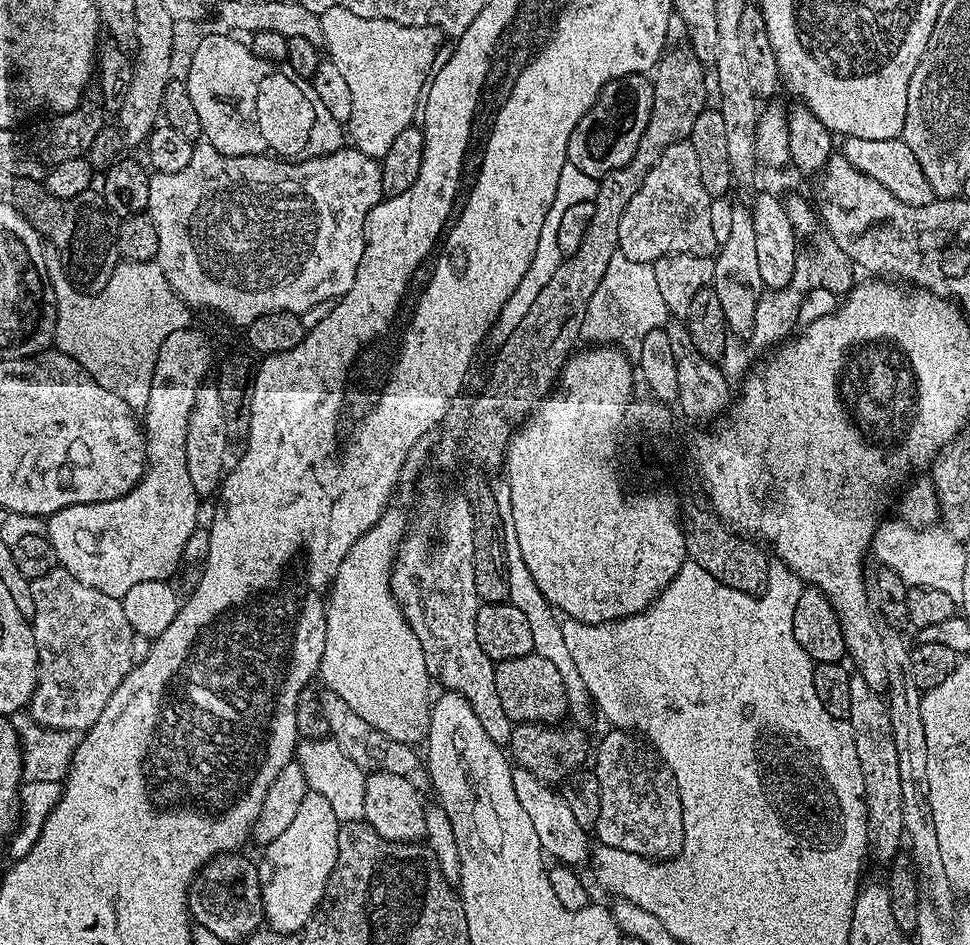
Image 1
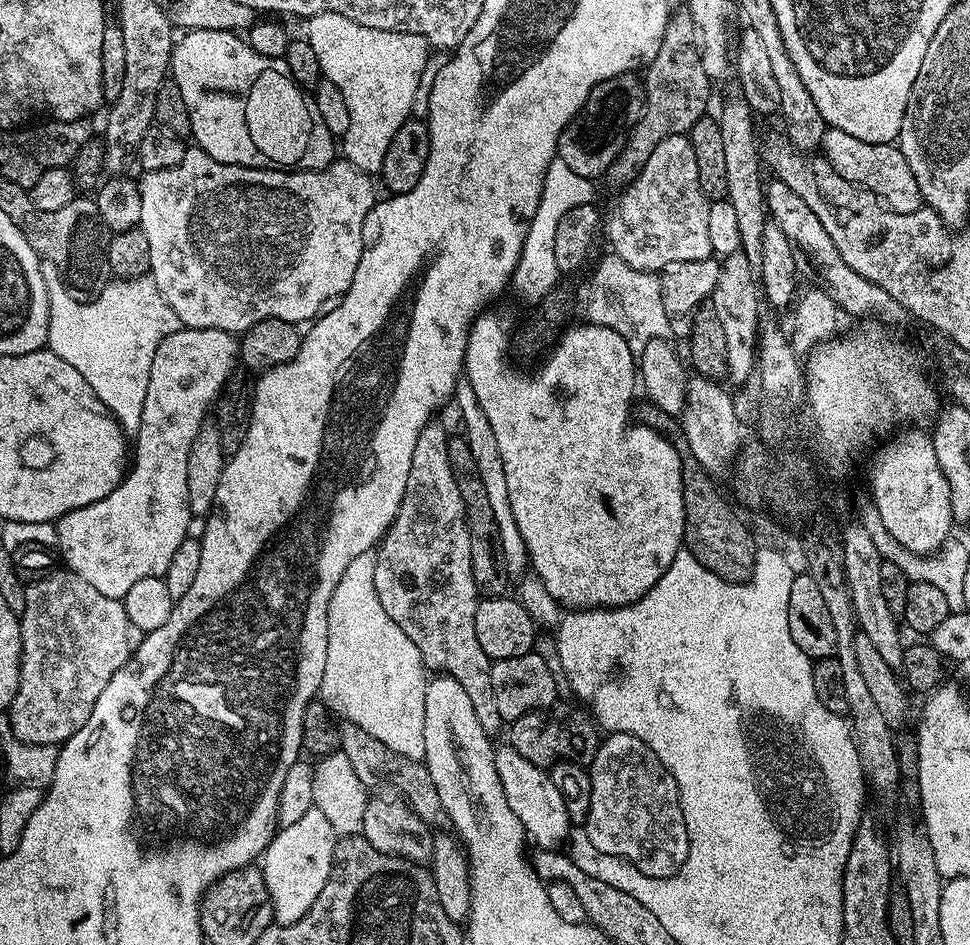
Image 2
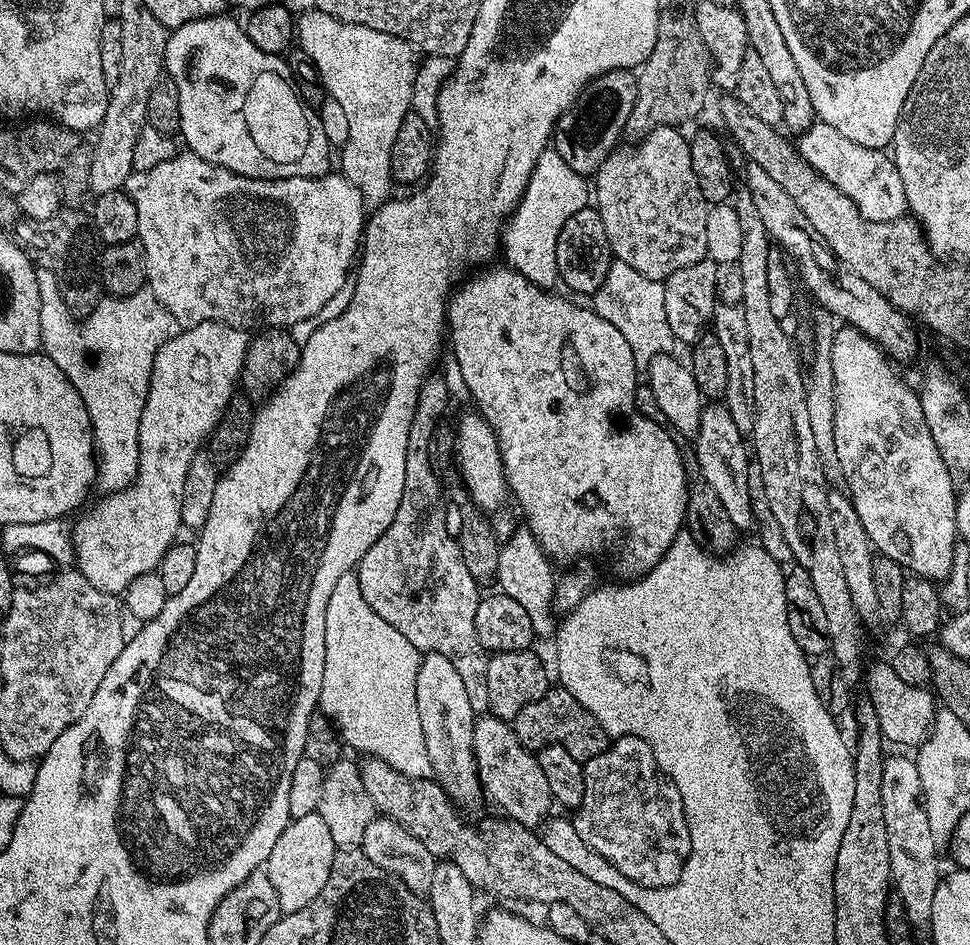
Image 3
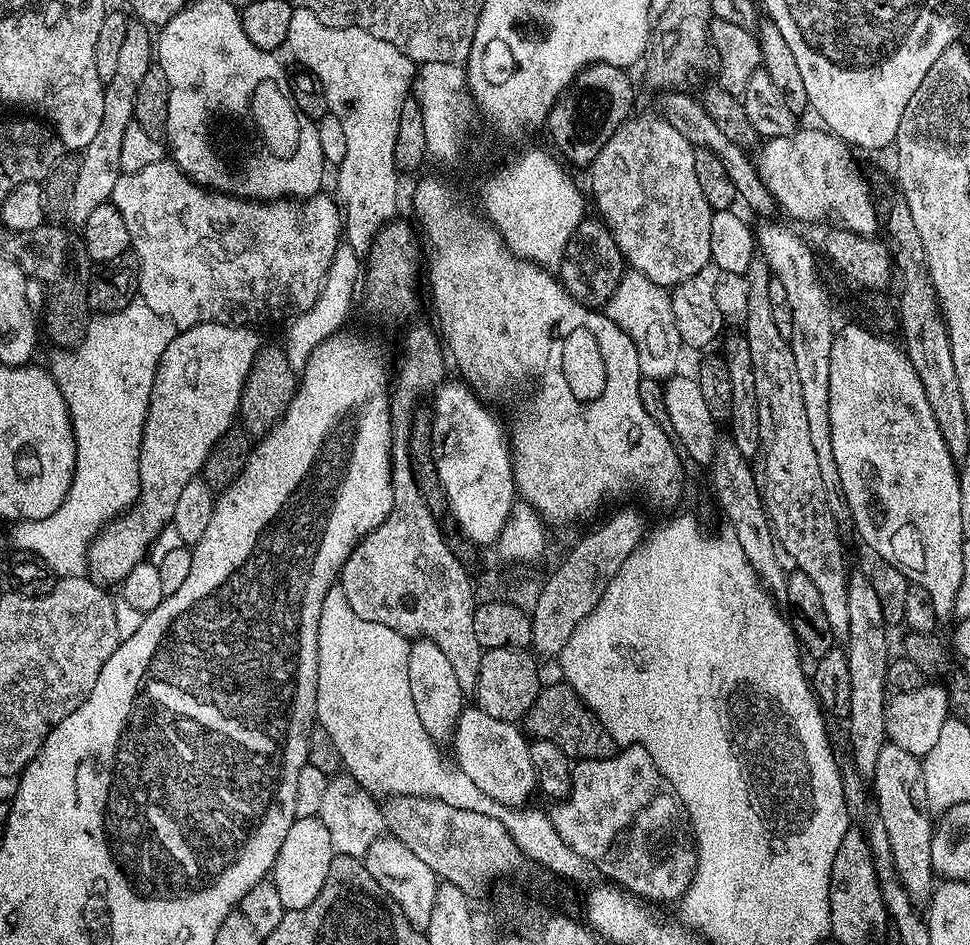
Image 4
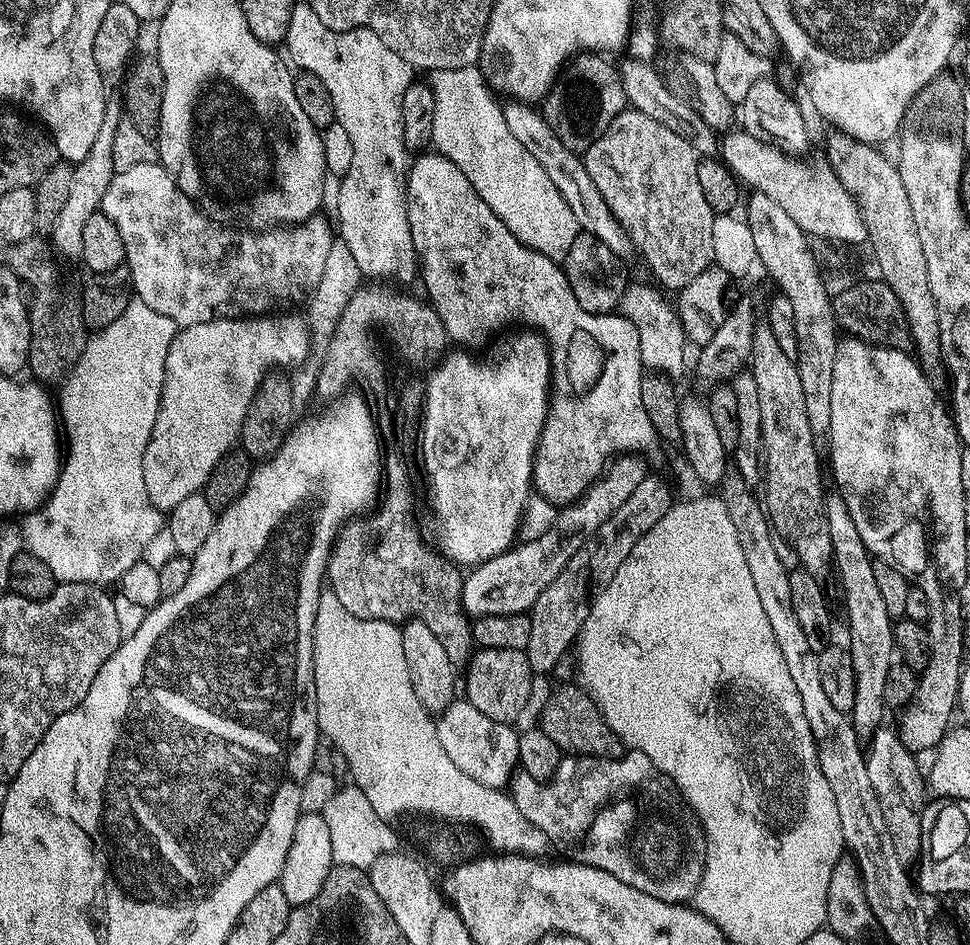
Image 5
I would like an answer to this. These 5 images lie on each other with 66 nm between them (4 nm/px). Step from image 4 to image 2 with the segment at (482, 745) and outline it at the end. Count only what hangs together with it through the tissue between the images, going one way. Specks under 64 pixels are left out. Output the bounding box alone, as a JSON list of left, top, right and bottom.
[495,746,570,849]

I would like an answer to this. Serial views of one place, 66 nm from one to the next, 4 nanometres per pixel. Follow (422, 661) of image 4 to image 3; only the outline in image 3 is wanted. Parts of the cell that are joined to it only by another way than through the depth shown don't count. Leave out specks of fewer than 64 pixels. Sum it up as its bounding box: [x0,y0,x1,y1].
[416,652,482,809]

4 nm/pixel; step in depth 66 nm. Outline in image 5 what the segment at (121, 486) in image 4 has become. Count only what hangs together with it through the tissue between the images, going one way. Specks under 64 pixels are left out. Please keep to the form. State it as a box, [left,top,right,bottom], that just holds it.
[22,298,178,585]

